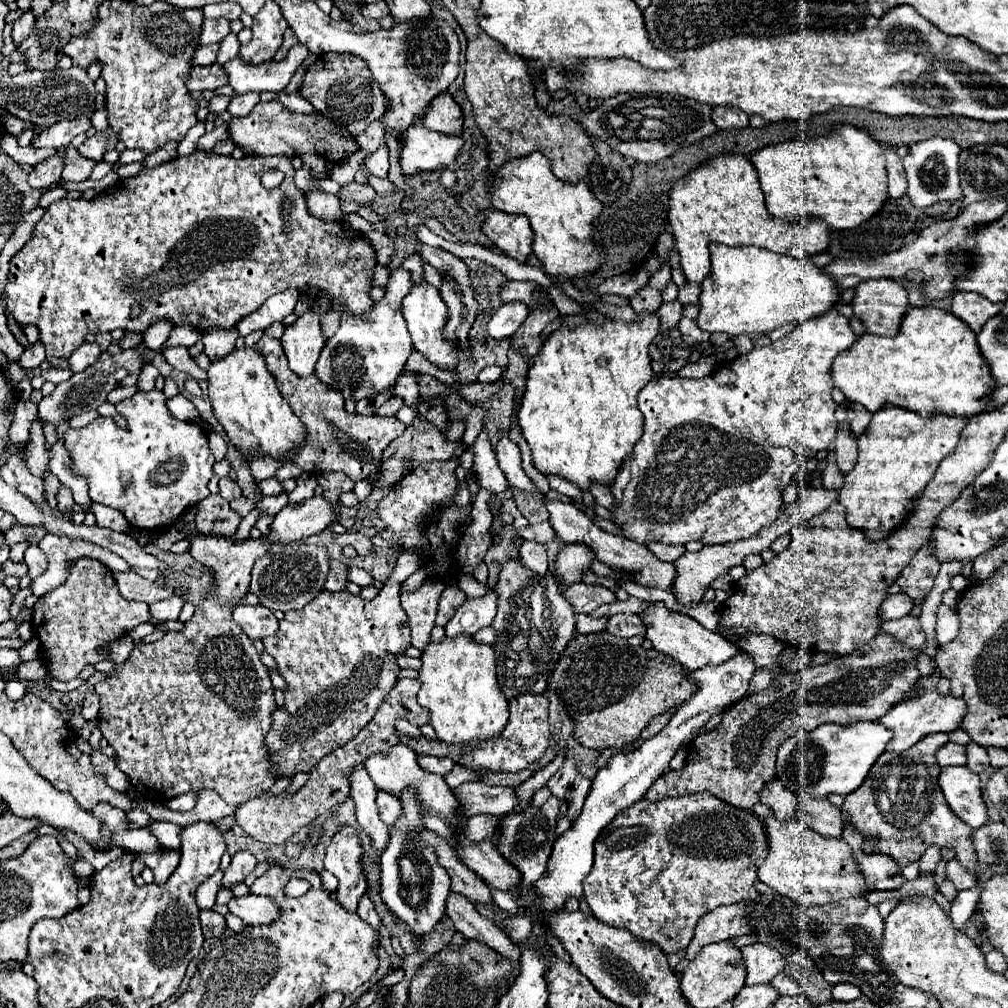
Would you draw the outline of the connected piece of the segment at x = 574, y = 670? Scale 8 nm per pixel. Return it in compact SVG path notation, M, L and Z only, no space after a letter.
M608 631L576 635L560 653L560 659L556 661L556 667L548 679L548 687L556 689L568 717L574 721L574 739L590 749L632 745L654 715L660 715L670 707L680 707L690 693L694 693L692 681L686 677L682 665L678 665L674 659L658 653L656 649L646 651L644 647L632 647L626 639L614 637Z

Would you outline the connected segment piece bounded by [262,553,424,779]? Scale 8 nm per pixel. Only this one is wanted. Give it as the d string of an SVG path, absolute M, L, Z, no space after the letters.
M418 553L400 555L392 575L386 579L384 597L374 597L372 601L364 601L348 591L322 591L304 609L288 611L280 621L280 629L274 637L262 639L266 653L274 657L276 667L286 681L284 707L278 707L272 713L272 727L270 733L266 733L264 741L276 779L312 771L314 765L322 757L326 757L326 753L334 753L334 749L340 749L344 743L354 739L374 717L374 713L386 699L386 693L390 693L390 689L398 681L400 667L396 665L396 661L406 653L410 645L408 617L400 605L400 585L422 563L424 558Z

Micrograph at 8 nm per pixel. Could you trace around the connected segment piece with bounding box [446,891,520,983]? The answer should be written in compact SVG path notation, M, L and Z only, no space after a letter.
M450 891L450 897L446 899L446 915L454 921L456 931L460 931L466 939L478 939L498 951L500 955L508 957L514 965L514 971L510 973L510 981L518 975L518 959L520 959L520 949L514 945L490 919L482 917L466 897L458 897L458 893Z

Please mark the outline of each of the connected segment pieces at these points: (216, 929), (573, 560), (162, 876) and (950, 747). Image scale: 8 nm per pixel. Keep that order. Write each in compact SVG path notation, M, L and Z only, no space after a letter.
M200 911L200 925L204 931L204 937L220 937L226 929L226 921L216 911Z
M562 545L560 551L556 553L556 559L552 561L552 577L556 577L556 581L560 583L560 589L574 585L574 583L582 583L584 575L590 571L592 563L594 563L594 553L590 553L590 549L586 549L586 545Z
M168 849L166 853L162 855L155 854L137 854L135 859L142 859L152 871L154 871L154 883L156 885L162 885L166 883L166 879L174 873L174 869L178 867L178 861L180 861L180 853L174 851L174 849Z
M948 741L946 745L942 745L942 749L938 749L936 761L938 761L938 765L964 765L966 763L964 747Z

